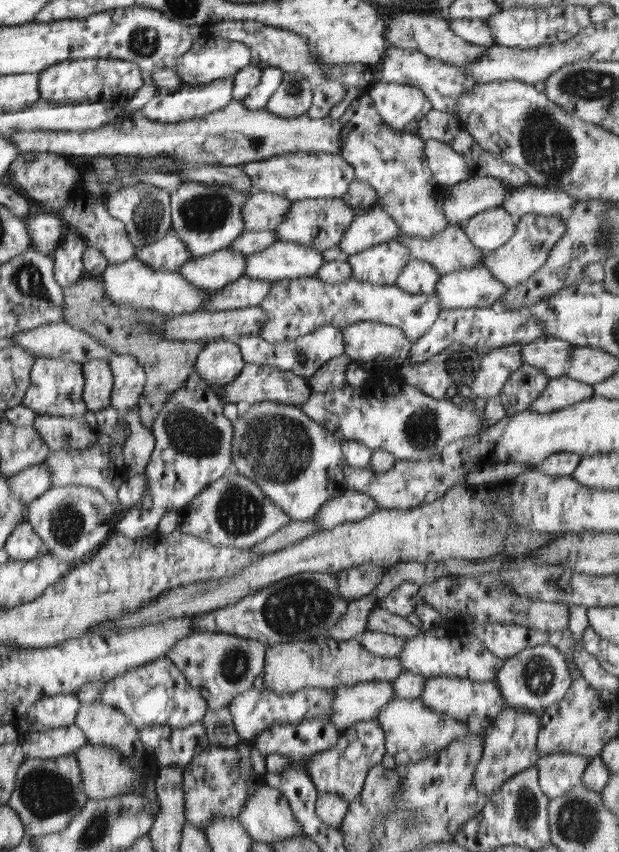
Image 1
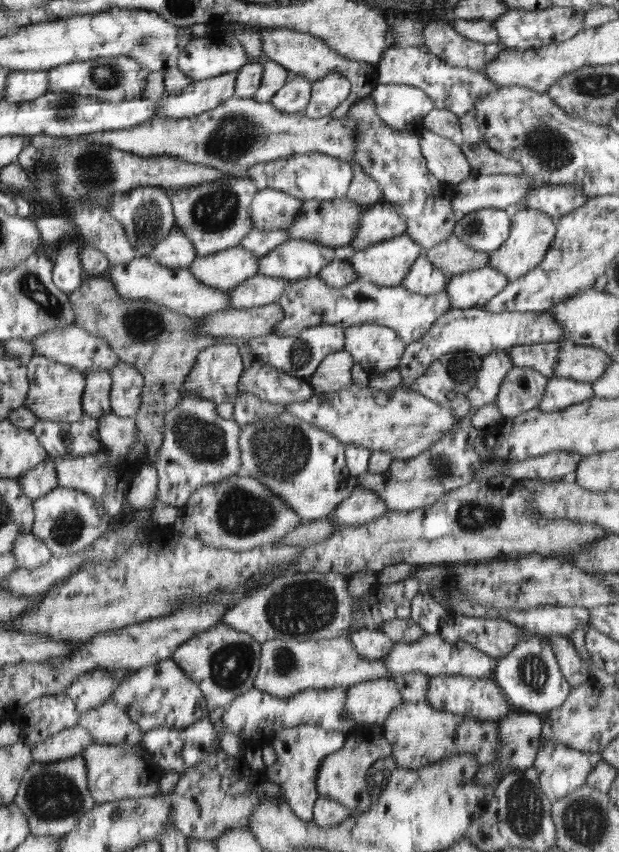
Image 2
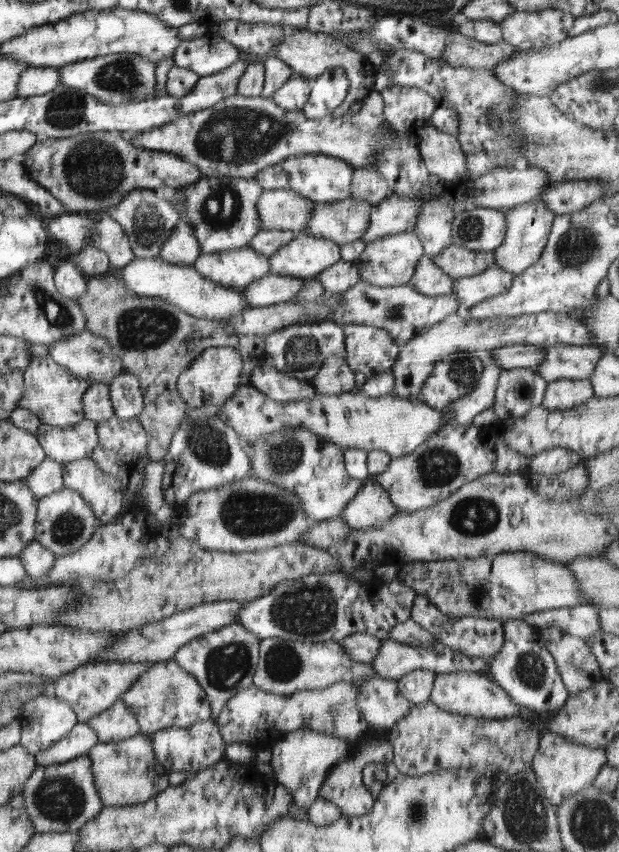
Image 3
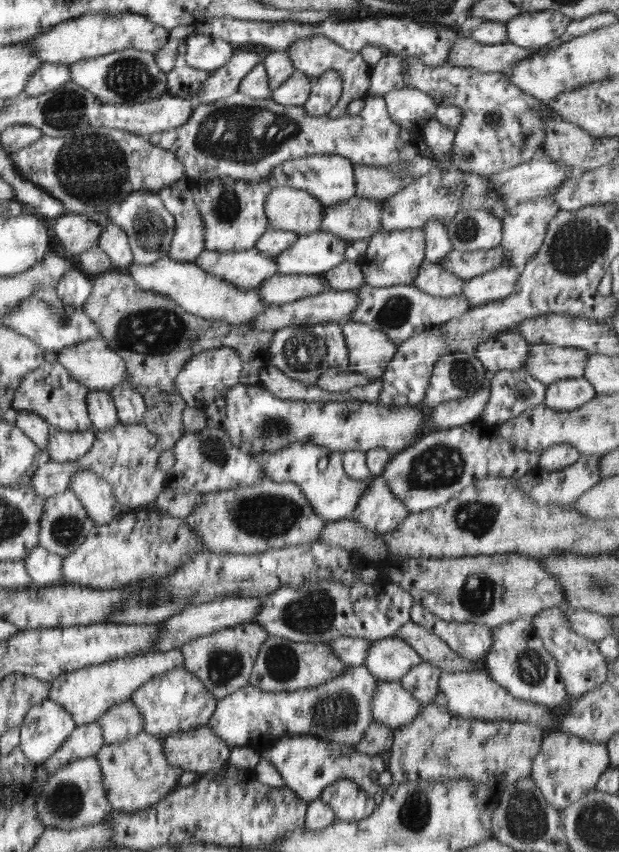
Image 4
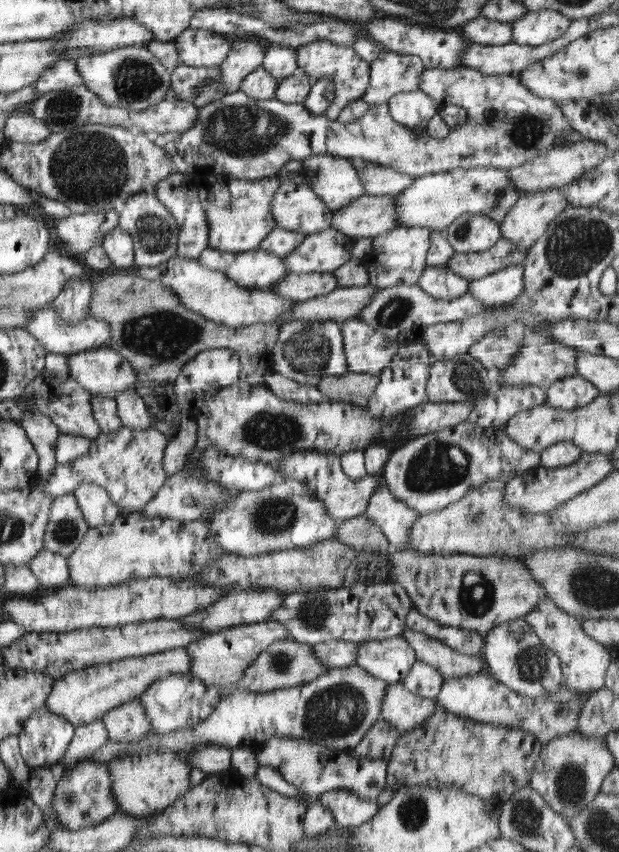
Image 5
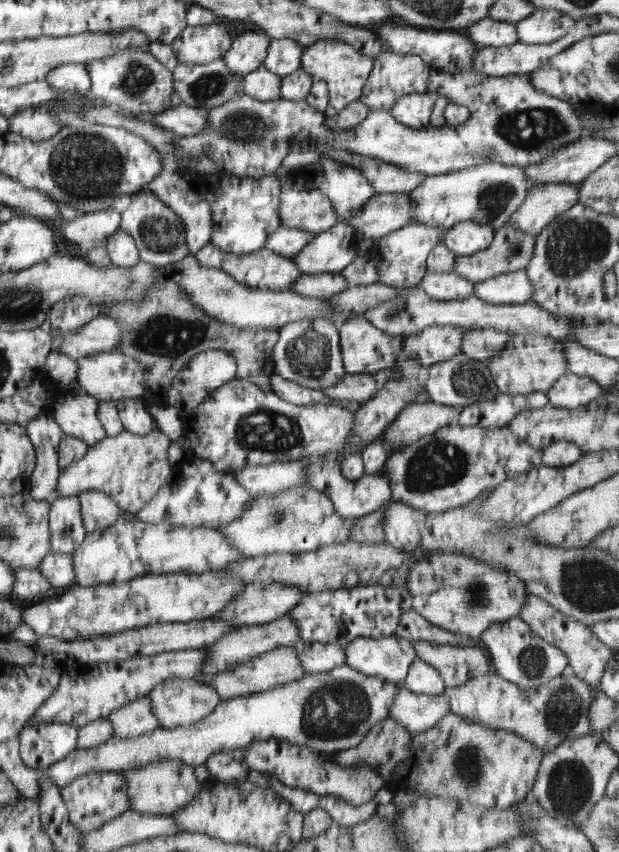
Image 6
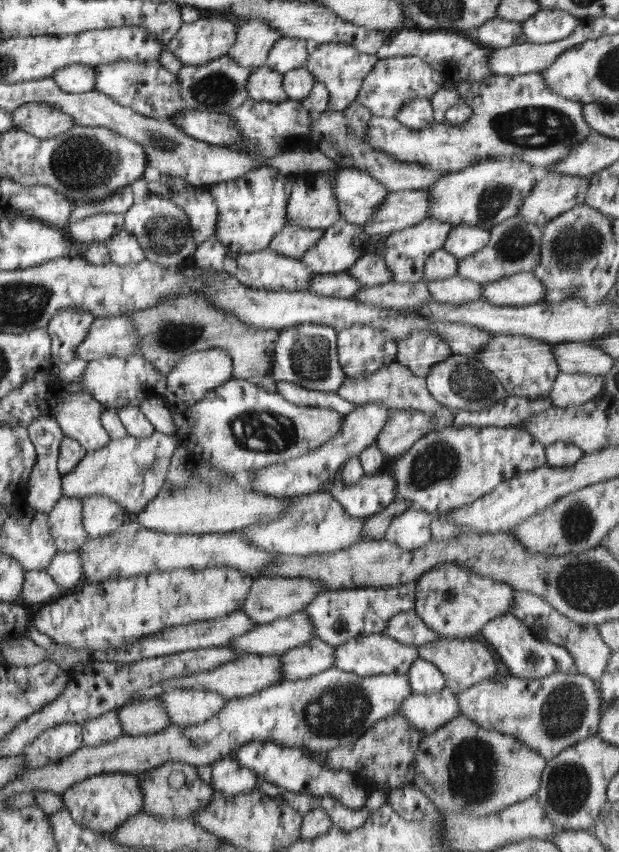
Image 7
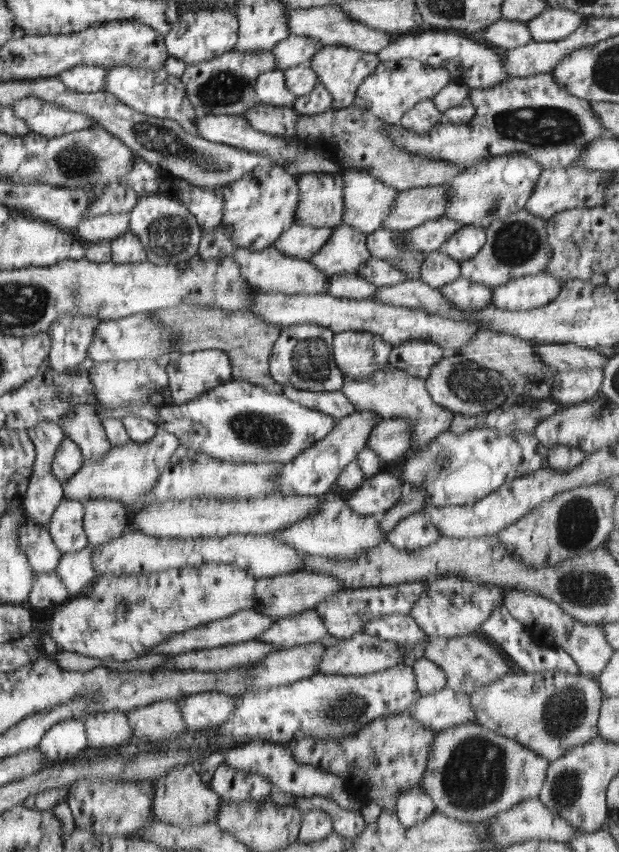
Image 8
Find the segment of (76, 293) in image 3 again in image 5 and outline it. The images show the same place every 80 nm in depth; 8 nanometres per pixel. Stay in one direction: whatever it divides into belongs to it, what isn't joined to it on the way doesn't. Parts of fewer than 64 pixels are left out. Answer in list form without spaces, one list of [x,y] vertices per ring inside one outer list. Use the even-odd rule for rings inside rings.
[[[69,281],[53,300],[53,307],[63,321],[81,321],[88,317],[88,303],[93,285],[89,281]]]

